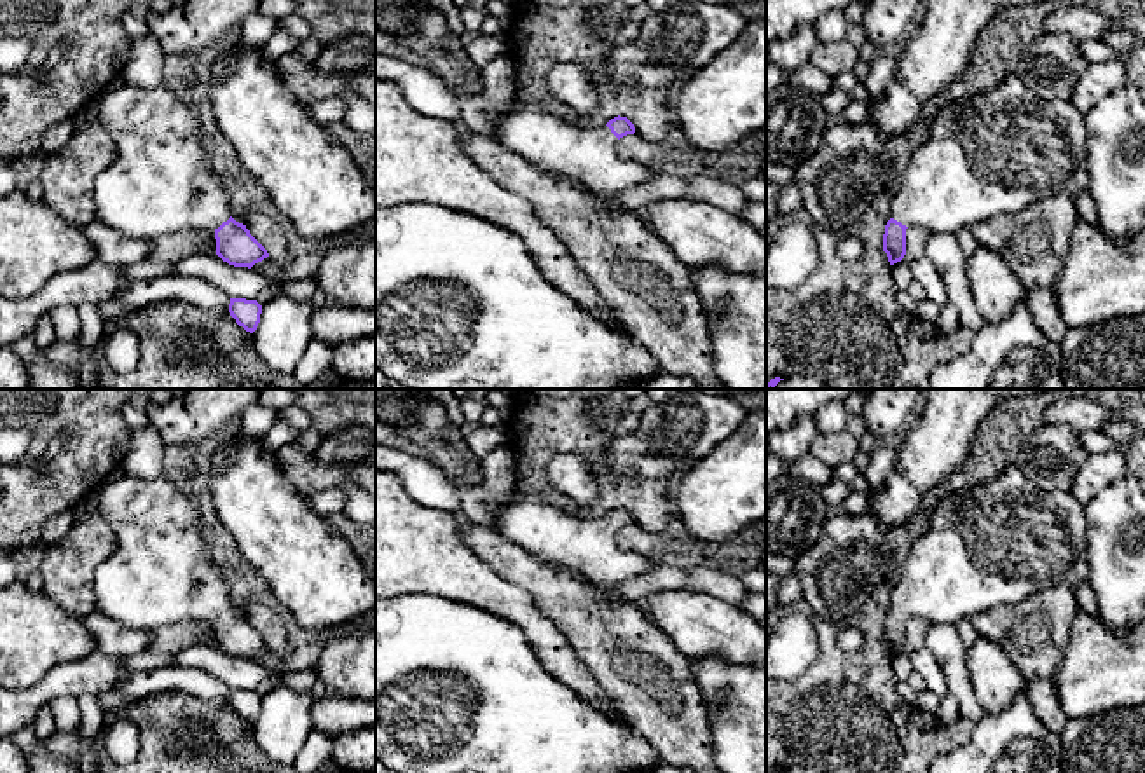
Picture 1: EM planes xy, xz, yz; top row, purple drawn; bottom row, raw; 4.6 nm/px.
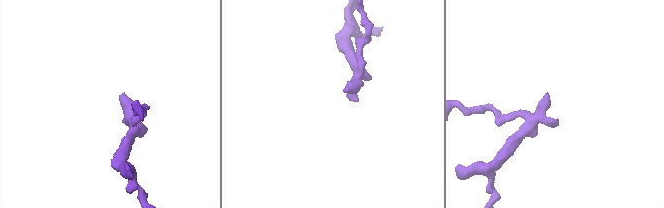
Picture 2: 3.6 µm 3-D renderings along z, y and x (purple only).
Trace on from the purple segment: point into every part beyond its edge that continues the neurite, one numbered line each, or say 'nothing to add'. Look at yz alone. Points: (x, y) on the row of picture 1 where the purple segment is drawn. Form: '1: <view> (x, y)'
1: yz (1035, 149)

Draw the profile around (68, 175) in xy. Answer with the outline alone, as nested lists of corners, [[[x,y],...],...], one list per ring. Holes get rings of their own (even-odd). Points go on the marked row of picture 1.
[[[77,119],[66,145],[44,159],[38,174],[42,202],[77,227],[98,222],[94,180],[115,159],[117,148],[108,131],[96,120]]]

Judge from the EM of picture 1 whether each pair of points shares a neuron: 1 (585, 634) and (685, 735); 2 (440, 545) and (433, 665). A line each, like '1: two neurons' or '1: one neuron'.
1: one neuron
2: two neurons

